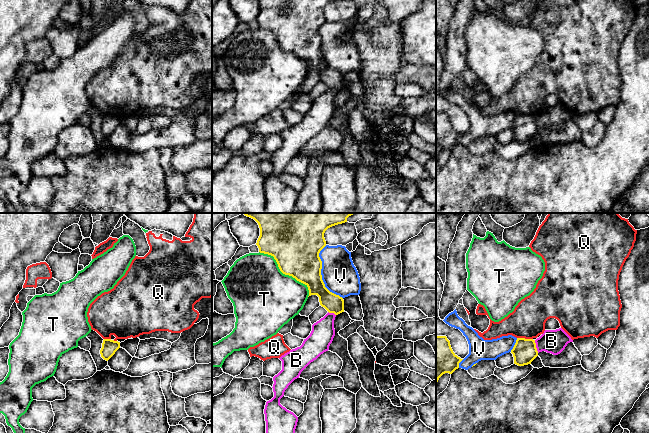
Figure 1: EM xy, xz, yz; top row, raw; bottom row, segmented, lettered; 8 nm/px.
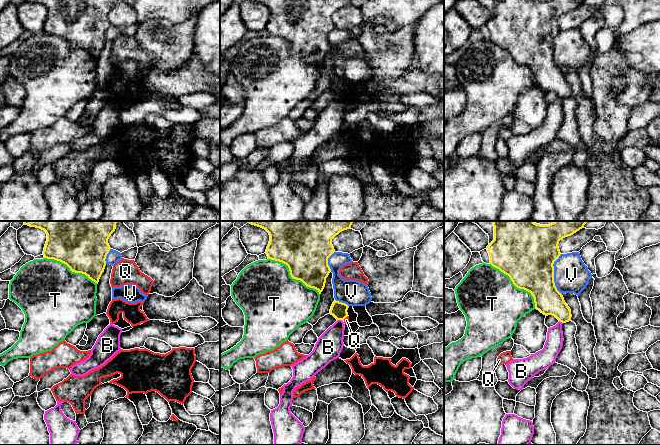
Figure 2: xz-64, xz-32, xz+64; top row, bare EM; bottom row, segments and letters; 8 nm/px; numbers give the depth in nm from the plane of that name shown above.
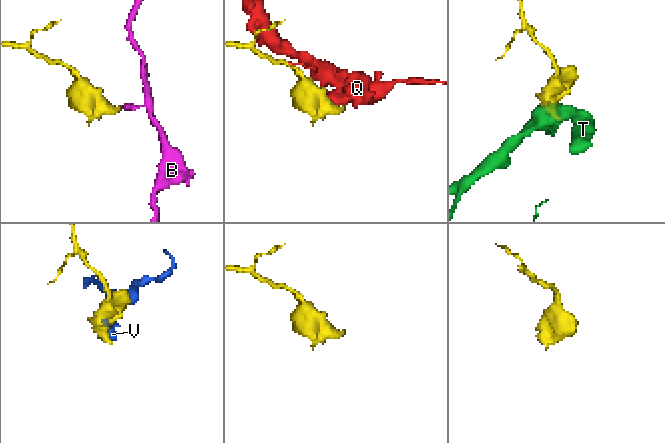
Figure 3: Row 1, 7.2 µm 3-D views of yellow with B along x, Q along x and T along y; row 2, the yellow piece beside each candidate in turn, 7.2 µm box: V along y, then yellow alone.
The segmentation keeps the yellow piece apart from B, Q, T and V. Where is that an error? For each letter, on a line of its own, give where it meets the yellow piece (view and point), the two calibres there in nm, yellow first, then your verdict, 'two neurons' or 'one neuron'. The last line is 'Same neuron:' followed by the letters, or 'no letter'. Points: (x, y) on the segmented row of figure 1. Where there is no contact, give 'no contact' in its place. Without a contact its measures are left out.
B: contact yz (535, 346); calibres 190 and 190 nm; two neurons
Q: contact yz (525, 339); calibres 190 and 280 nm; two neurons
T: contact xz (284, 273); calibres 400 and 480 nm; two neurons
V: contact xz (320, 274); calibres 360 and 280 nm; two neurons
Same neuron: no letter

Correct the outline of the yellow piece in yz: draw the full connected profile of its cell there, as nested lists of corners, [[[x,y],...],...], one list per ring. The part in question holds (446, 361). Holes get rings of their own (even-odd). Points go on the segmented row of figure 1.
[[[436,336],[436,384],[443,374],[458,369],[462,360],[453,352],[446,336]]]

